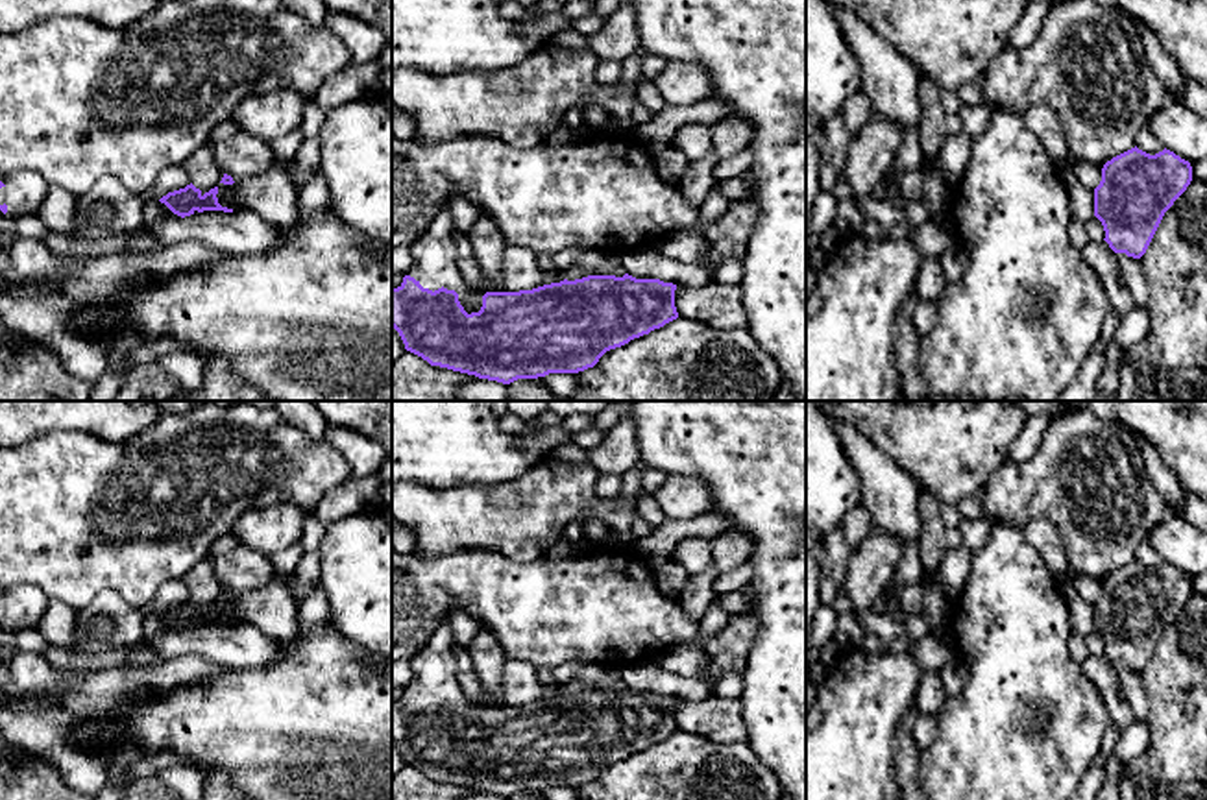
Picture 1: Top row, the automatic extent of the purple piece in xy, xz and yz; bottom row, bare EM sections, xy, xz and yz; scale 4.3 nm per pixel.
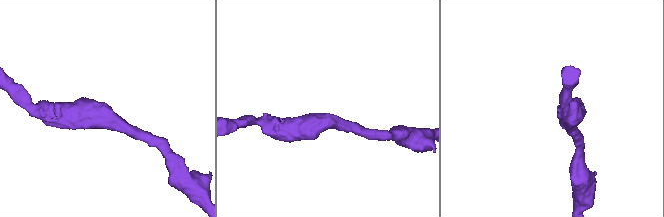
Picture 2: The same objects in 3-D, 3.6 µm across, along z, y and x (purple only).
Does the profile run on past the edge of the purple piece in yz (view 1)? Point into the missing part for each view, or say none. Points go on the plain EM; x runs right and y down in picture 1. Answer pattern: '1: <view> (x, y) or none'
1: none

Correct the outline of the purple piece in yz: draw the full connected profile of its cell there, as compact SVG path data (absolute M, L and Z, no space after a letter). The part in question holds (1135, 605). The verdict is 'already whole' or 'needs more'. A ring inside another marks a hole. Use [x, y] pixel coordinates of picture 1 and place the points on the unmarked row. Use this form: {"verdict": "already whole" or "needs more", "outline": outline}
{"verdict": "already whole", "outline": "M1137 560L1113 571L1102 582L1102 595L1094 602L1094 630L1102 636L1105 656L1115 667L1140 673L1164 626L1187 604L1192 595L1192 580L1170 564L1150 569Z"}

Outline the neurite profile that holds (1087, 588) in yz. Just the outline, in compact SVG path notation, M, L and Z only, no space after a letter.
M1076 575L1072 576L1072 584L1076 588L1078 599L1087 600L1094 606L1094 602L1102 595L1102 580L1087 575Z

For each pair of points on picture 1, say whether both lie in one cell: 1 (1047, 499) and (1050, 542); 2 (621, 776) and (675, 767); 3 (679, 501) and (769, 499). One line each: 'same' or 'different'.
1: different
2: same
3: different

